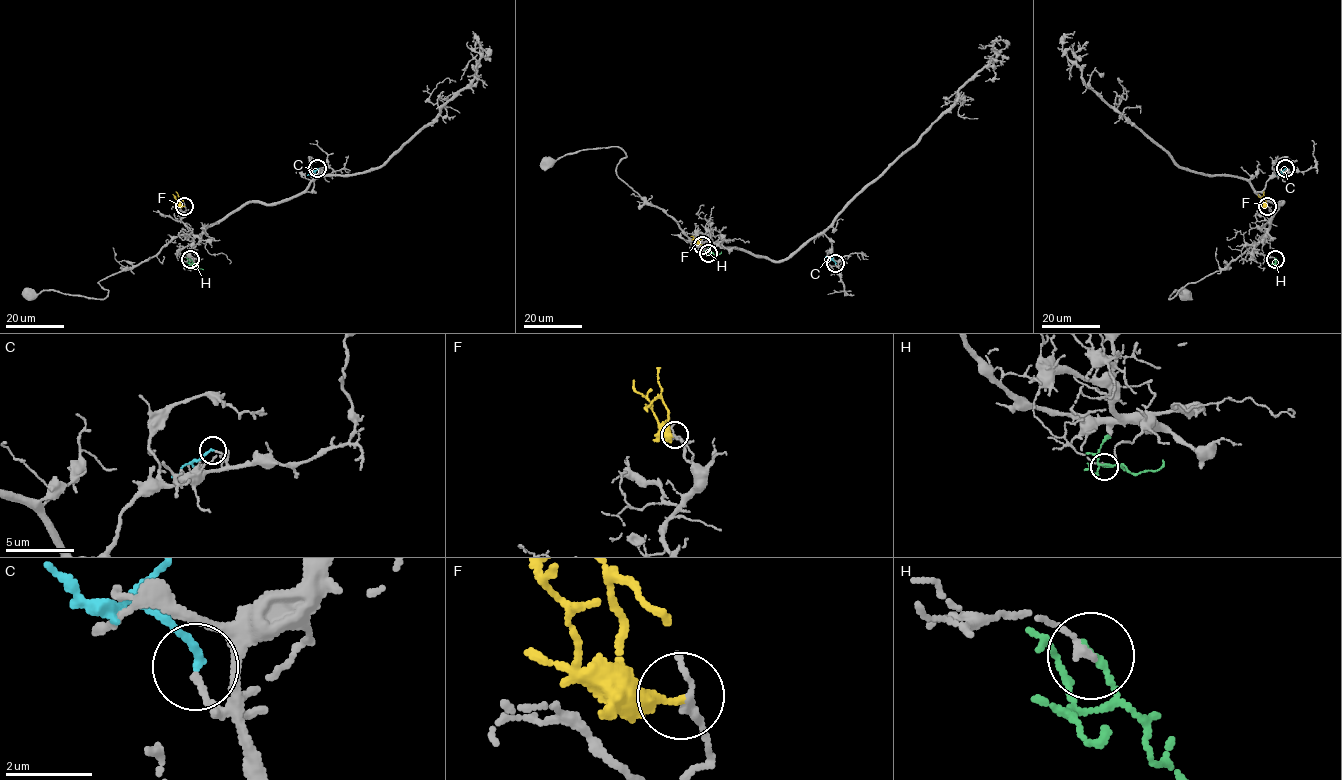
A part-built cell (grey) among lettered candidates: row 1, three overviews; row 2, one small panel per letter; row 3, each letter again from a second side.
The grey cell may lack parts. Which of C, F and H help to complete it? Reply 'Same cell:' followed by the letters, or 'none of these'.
Same cell: none of these

